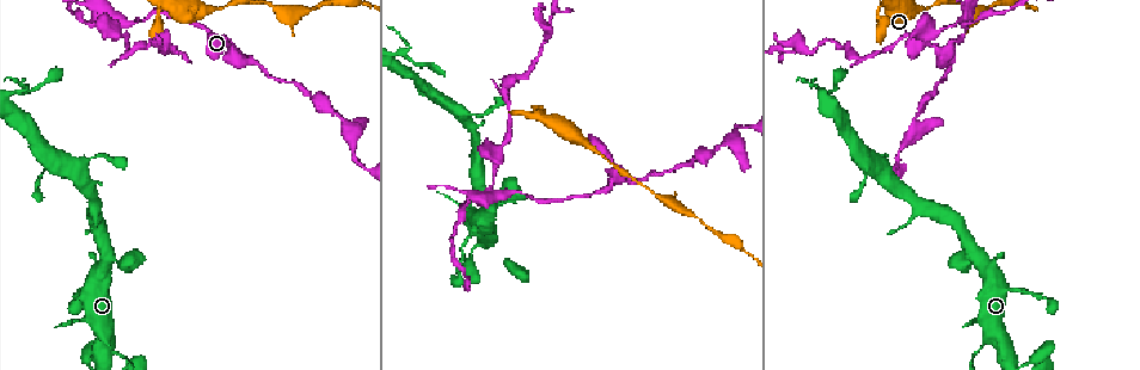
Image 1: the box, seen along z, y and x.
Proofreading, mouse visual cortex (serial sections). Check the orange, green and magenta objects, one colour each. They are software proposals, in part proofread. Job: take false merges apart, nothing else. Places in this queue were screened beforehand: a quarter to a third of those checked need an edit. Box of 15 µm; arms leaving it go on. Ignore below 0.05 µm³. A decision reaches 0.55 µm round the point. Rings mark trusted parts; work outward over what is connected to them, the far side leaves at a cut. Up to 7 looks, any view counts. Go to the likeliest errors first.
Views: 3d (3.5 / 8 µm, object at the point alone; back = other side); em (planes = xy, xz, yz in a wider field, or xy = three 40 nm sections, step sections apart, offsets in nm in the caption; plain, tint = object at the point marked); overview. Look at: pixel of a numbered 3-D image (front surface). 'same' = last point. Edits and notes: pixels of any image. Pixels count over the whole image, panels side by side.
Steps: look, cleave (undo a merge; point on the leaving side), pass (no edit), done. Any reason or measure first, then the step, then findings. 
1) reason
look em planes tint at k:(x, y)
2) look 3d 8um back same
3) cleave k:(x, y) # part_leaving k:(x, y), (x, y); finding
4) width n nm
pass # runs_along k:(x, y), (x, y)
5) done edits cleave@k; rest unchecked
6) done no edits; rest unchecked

a narrow waist
look 3d 3.5um at 1:(492, 195)

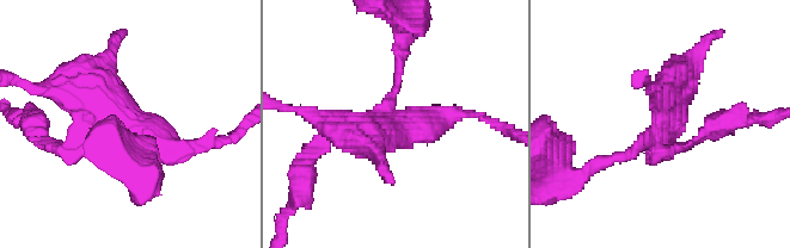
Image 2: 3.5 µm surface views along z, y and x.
arms 4; arm_widths 150, 200, 250, 400 nm; now the EM
look em xy step 2 tint at 2:(393, 123)

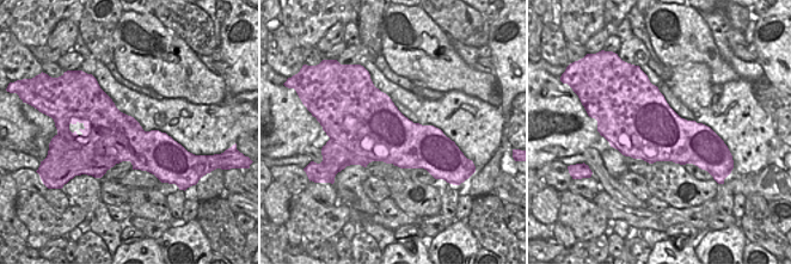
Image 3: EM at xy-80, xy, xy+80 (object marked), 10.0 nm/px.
cleave 2:(316, 149) # part_leaving 2:(385, 111), (406, 23); two cells meet here

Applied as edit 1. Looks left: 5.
sudden change in width
look 3d 3.5um at 1:(257, 61)

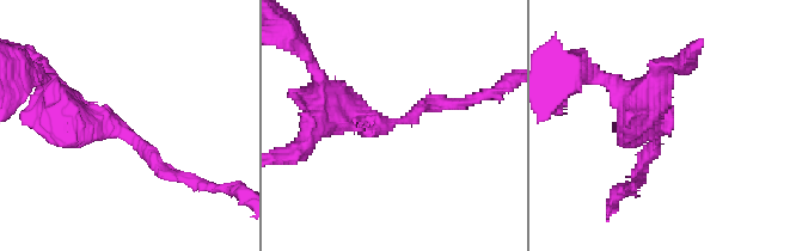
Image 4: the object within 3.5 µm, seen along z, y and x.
now the EM
look em xy step 5 tint at 4:(660, 130)

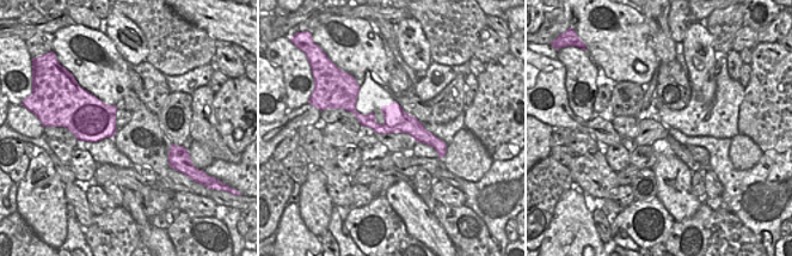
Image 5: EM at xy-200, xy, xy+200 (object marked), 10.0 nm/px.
arm_widths 150, 450 nm
pass # runs_along 4:(53, 97), (79, 127), (130, 134), (178, 178); continuous, no second cell

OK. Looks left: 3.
thin arm on a thick one
look 3d 8um at 1:(989, 337)

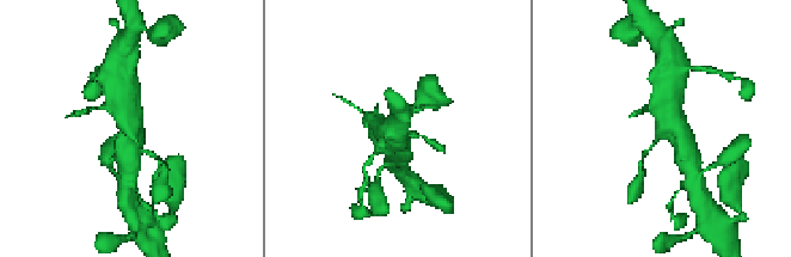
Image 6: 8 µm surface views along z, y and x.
arms 3; arm_widths 150, 600, 700 nm; need the tissue
look em xy step 3 tint at 6:(130, 131)

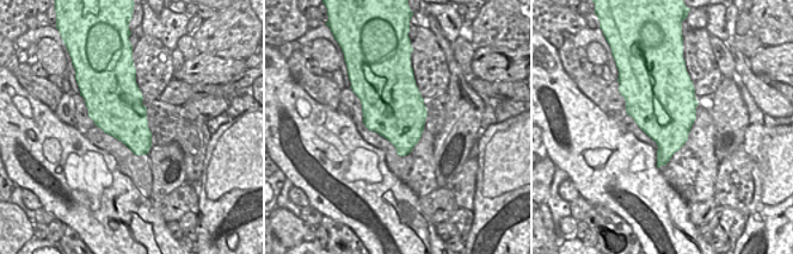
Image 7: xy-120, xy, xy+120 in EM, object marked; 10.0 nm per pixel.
pass # runs_along 6:(674, 90), (670, 121), (687, 155); continuous, no second cell

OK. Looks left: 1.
done edits cleave@2; rest unchecked

